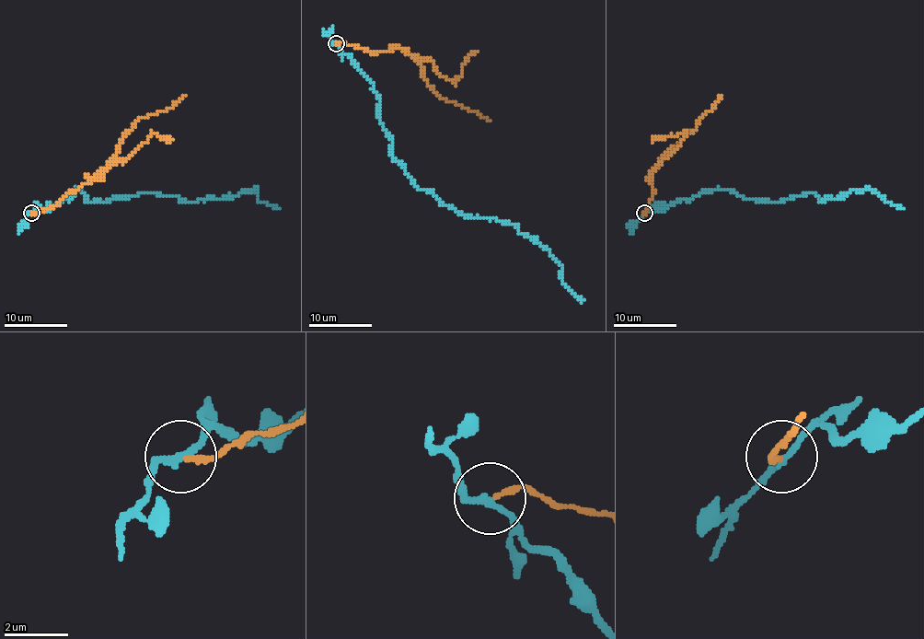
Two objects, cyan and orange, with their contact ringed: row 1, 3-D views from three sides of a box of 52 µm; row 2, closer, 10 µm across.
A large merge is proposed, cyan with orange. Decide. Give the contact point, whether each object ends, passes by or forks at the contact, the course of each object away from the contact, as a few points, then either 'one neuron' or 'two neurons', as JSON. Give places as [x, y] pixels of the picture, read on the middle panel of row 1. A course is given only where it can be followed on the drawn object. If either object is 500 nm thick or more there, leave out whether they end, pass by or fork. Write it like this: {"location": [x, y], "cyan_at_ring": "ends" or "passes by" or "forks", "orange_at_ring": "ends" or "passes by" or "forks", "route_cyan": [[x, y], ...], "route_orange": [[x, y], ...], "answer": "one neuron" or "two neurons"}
{"location": [336, 43], "cyan_at_ring": "passes by", "orange_at_ring": "ends", "route_cyan": [[337, 44], [373, 85], [390, 153], [410, 180], [466, 215], [514, 225], [548, 251], [561, 282], [583, 300]], "route_orange": [[337, 44], [344, 42], [373, 52], [402, 47], [421, 66], [421, 75], [435, 94], [477, 111], [489, 121]], "answer": "two neurons"}

